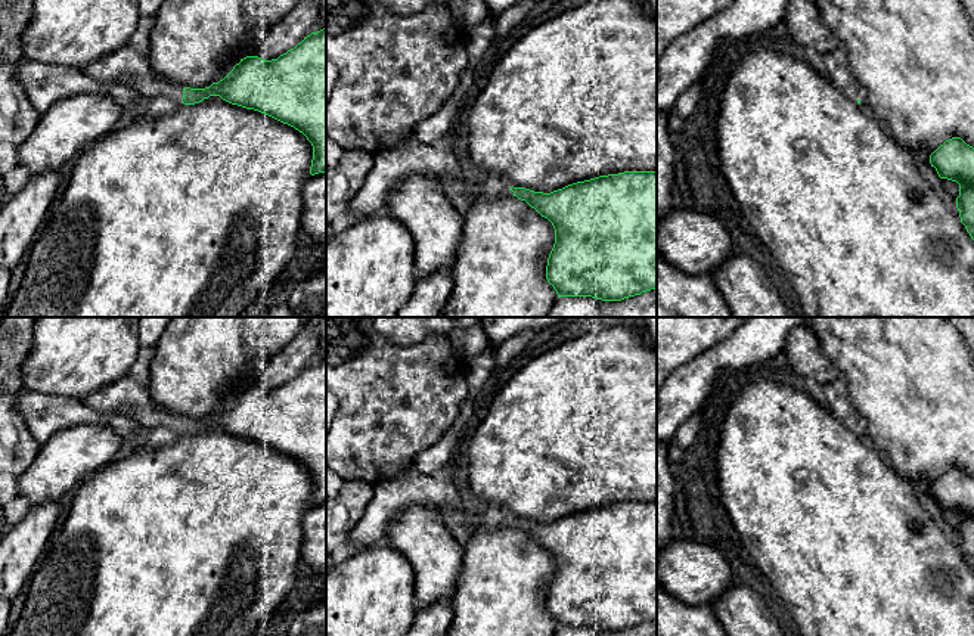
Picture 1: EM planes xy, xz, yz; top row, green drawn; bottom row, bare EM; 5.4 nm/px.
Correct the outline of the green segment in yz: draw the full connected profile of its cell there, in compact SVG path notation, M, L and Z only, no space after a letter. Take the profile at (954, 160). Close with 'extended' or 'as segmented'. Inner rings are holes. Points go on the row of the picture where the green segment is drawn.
M952 137L930 155L930 164L940 179L959 184L956 208L961 223L974 241L974 148L961 137Z; as segmented

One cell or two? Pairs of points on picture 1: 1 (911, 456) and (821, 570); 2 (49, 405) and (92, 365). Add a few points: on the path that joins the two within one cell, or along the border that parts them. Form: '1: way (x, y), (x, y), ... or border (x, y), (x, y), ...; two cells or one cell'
1: border (874, 447), (911, 487), (918, 500); two cells
2: border (25, 390), (62, 394), (80, 400); two cells

